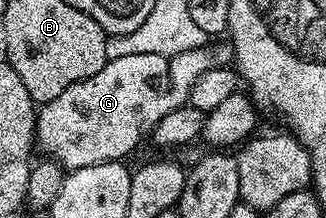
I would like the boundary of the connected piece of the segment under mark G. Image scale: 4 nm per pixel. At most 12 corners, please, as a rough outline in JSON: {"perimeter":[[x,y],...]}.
{"perimeter":[[234,46],[132,53],[41,104],[63,168],[122,161]]}

